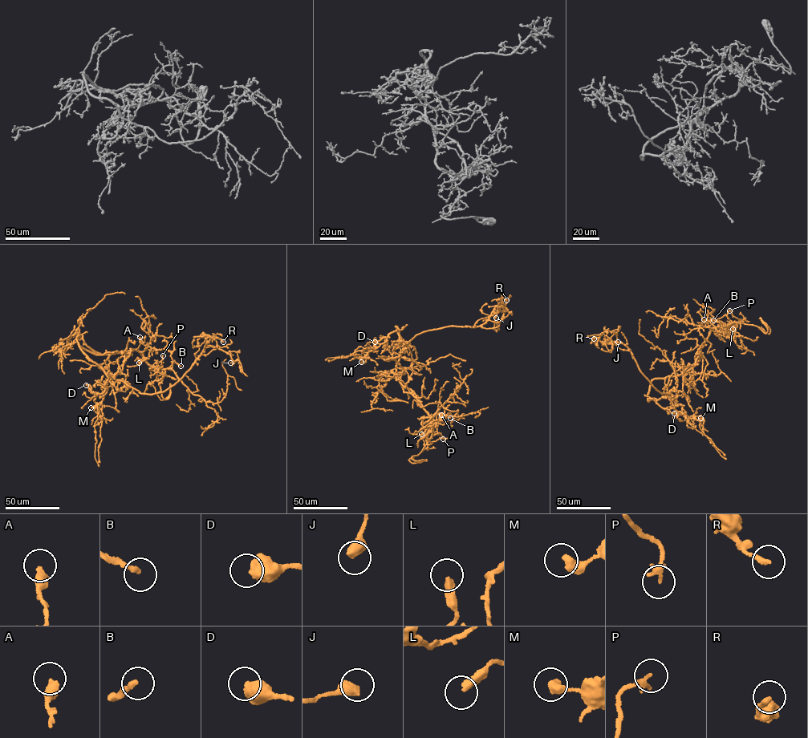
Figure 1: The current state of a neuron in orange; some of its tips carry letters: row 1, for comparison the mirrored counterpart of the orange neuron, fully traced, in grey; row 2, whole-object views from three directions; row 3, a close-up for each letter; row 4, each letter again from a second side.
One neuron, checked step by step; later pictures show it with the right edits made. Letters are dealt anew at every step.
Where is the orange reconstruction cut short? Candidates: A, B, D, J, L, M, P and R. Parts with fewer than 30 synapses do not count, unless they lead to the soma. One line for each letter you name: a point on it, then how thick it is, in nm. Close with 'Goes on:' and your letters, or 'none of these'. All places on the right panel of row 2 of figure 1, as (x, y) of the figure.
Goes on: none of these

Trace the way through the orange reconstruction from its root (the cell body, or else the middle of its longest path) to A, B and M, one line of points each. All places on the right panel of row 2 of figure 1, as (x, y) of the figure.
A: (690, 365), (698, 364), (696, 361), (712, 330), (705, 326), (704, 319)
B: (690, 365), (698, 364), (696, 361), (710, 331), (721, 325), (738, 322), (716, 326), (711, 323), (713, 320)
M: (690, 365), (672, 374), (663, 390), (667, 396), (656, 402), (691, 418), (700, 418)

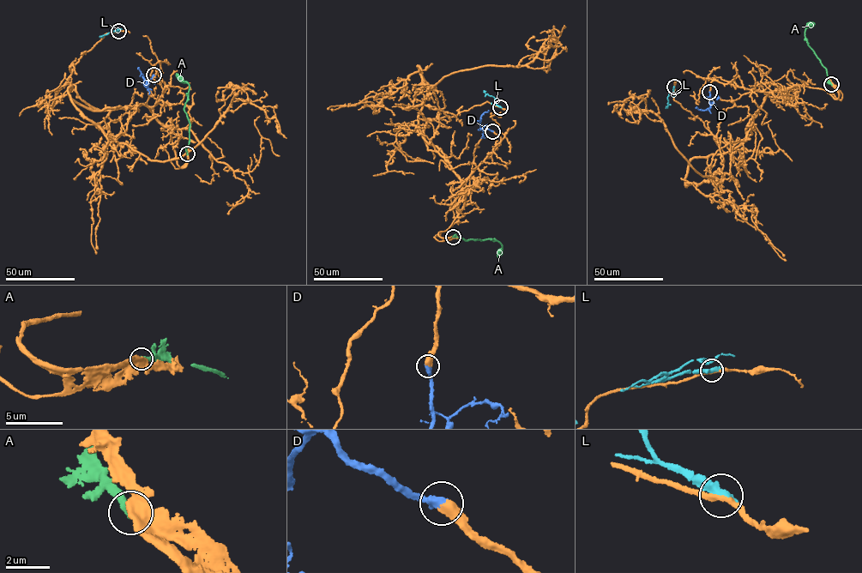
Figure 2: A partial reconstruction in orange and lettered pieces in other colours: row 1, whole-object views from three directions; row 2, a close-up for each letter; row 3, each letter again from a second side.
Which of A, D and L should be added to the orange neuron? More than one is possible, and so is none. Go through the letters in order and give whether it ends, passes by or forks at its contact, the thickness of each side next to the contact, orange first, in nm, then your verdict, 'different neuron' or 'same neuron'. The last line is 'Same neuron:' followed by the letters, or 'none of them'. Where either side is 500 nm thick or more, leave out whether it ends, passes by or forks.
A: it ends there; 380 nm thick on the orange side, 360 nm on the other; different neuron
D: it ends there; 460 nm thick on the orange side, 480 nm on the other; same neuron
L: 220 nm thick on the orange side, 500 nm on the other; different neuron
Same neuron: D

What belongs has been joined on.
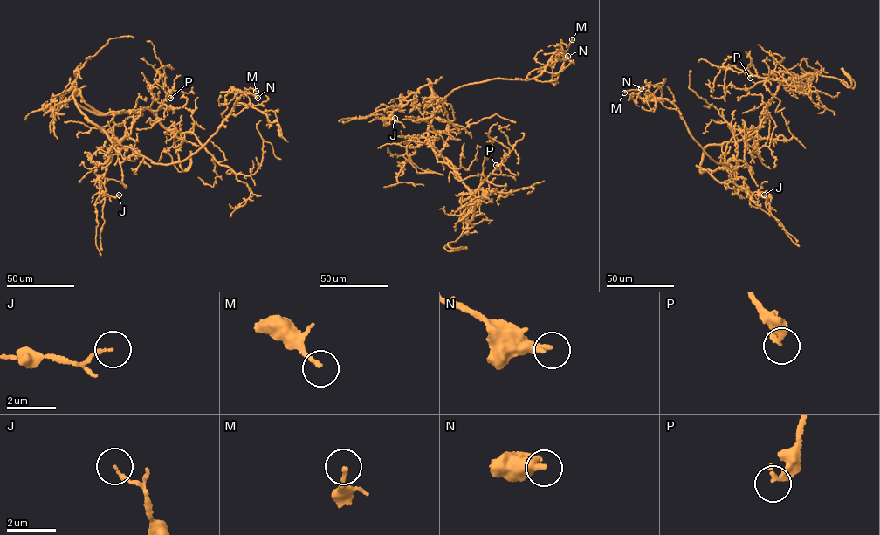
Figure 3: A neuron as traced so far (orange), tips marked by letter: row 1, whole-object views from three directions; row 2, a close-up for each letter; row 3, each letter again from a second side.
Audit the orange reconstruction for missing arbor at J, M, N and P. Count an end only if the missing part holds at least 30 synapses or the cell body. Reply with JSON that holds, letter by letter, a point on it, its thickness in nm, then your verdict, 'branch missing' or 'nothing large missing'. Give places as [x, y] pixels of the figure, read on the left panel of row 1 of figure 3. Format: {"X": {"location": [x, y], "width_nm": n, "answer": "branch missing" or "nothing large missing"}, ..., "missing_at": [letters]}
{"J": {"location": [119, 195], "width_nm": 130, "answer": "nothing large missing"}, "M": {"location": [256, 91], "width_nm": 160, "answer": "nothing large missing"}, "N": {"location": [257, 98], "width_nm": 320, "answer": "nothing large missing"}, "P": {"location": [170, 98], "width_nm": 280, "answer": "nothing large missing"}, "missing_at": []}

